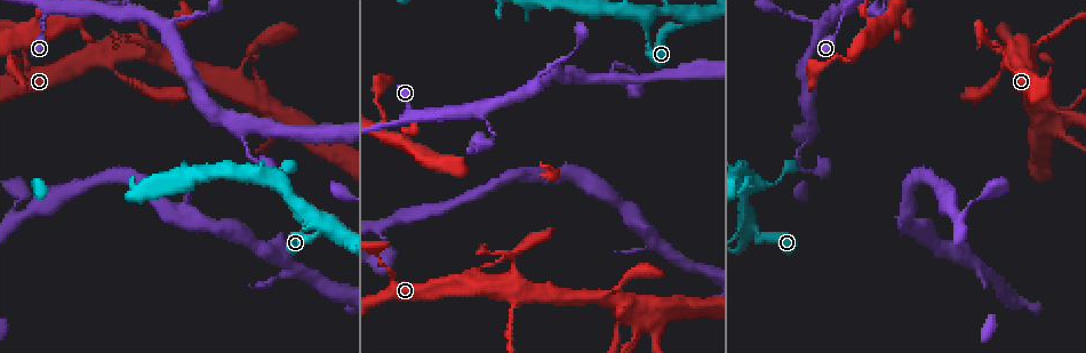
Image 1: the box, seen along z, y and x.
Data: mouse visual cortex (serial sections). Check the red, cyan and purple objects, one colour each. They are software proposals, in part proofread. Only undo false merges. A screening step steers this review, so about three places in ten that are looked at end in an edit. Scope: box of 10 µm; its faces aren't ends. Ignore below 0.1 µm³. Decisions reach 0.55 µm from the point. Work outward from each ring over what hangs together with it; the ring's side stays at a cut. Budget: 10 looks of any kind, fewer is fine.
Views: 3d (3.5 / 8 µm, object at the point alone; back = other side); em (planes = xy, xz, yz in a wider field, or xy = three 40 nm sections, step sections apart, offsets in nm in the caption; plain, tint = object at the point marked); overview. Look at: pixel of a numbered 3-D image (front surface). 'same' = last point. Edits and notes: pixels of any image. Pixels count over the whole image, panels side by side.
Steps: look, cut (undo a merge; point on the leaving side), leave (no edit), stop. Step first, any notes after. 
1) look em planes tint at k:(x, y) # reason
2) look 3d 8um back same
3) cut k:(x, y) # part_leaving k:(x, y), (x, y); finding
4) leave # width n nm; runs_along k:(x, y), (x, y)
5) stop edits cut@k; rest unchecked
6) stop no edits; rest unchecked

look 3d 8um at 1:(516, 299) # thin arm on a thick one

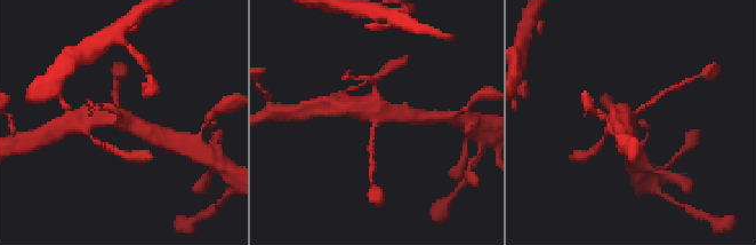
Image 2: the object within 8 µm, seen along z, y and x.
look 3d 3.5um same # closer look

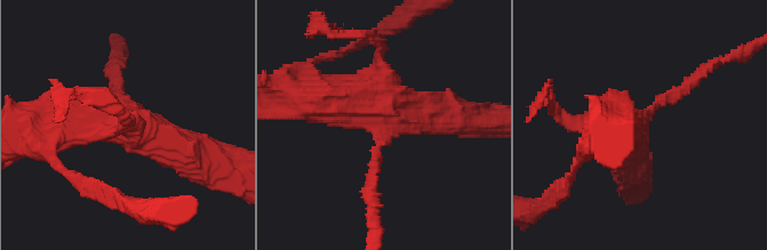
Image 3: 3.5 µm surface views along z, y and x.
look em xy step 2 tint at 3:(386, 121)

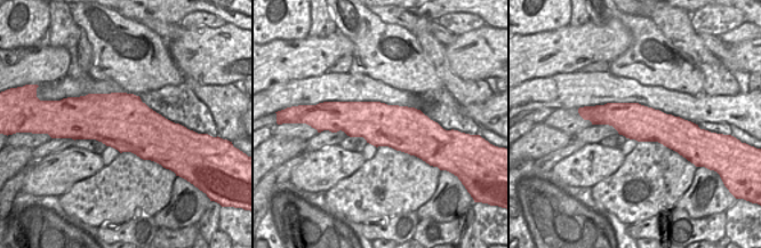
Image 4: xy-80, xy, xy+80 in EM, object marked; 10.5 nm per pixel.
leave # one cell here

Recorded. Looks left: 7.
look 3d 3.5um back at 1:(637, 319) # small branch off a trunk

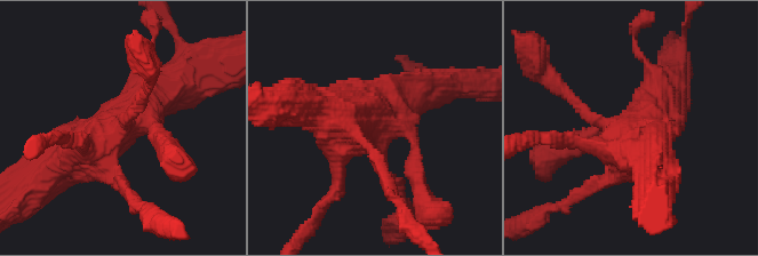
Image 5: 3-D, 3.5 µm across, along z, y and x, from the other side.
look em xy step 3 tint at 5:(375, 132)

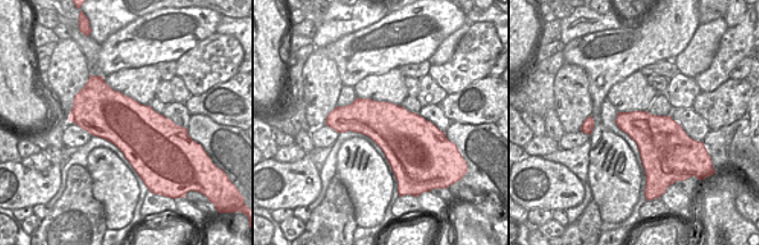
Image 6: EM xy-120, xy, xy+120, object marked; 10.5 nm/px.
leave # runs_along 5:(173, 82), (85, 152), (49, 169); one cell here

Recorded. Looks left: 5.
look 3d 3.5um at 1:(844, 16)

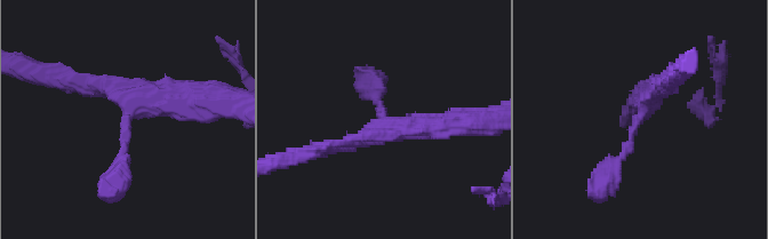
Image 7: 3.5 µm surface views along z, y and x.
look em planes tint at 7:(124, 116)

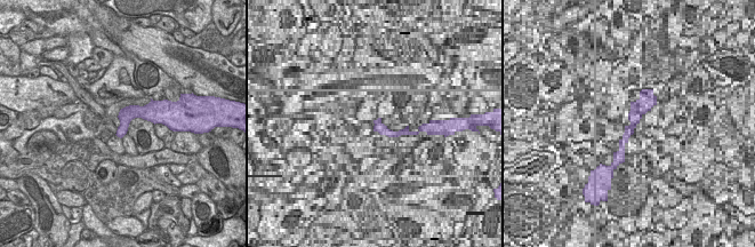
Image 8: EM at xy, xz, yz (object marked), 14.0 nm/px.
leave # runs_along 7:(116, 182), (129, 109), (196, 102); continuous, no second cell

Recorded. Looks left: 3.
look 3d 3.5um at 1:(753, 228) # four or more arms meet

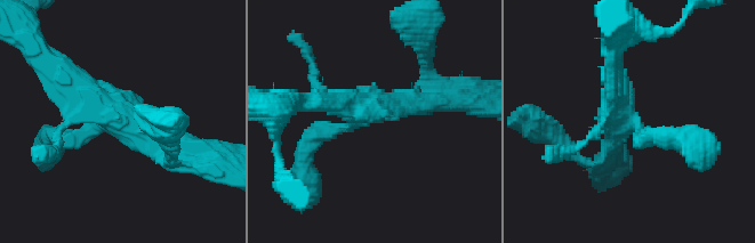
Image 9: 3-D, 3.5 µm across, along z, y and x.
look em xy step 5 tint at 9:(359, 117) # arms 4; arm_widths 100, 250, 300, 300 nm

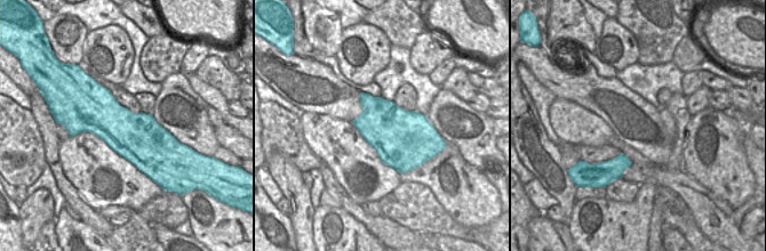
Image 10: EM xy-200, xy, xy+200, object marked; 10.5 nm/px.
look em xy step 2 tint same

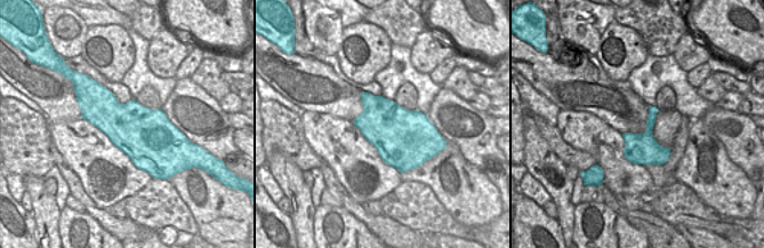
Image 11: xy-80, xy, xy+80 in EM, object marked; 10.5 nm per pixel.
leave # runs_along 9:(664, 136), (643, 139), (617, 100), (613, 58); continuous, no second cell

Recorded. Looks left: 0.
stop no edits; rest unchecked

